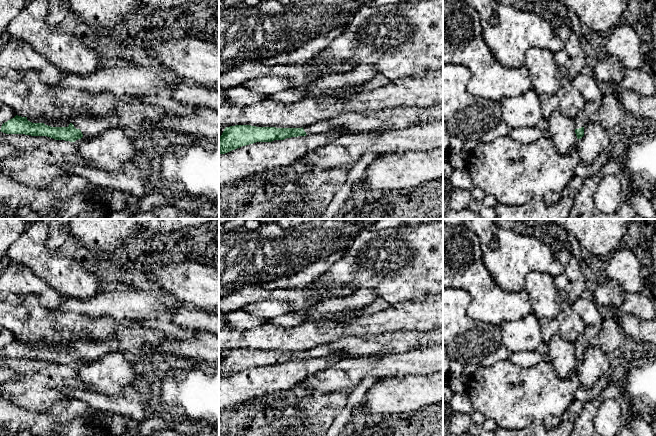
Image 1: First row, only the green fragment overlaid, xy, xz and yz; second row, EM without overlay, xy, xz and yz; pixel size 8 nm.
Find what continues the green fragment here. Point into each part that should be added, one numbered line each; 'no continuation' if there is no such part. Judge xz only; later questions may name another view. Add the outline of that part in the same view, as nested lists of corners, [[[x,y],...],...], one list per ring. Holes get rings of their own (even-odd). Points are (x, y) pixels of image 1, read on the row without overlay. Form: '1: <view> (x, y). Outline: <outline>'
1: xz (401, 341). Outline: [[[443,326],[429,331],[393,332],[374,339],[348,336],[303,353],[307,359],[322,358],[336,352],[344,352],[346,357],[361,357],[377,355],[380,352],[405,352],[441,343],[443,343]]]

